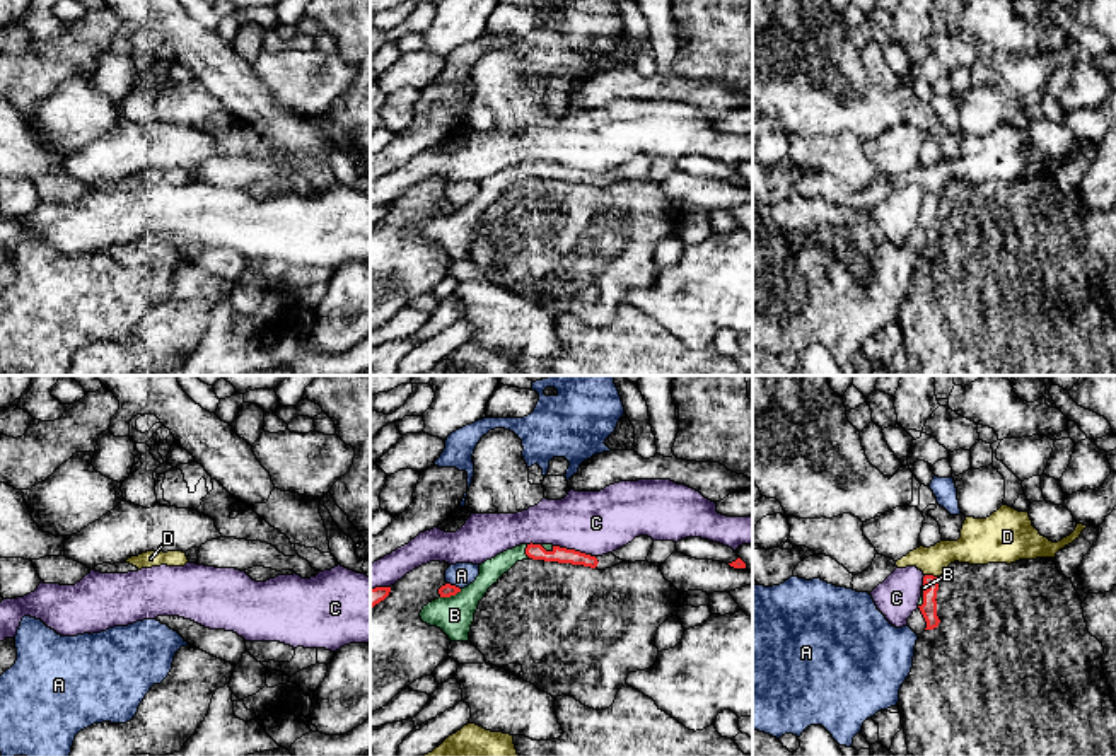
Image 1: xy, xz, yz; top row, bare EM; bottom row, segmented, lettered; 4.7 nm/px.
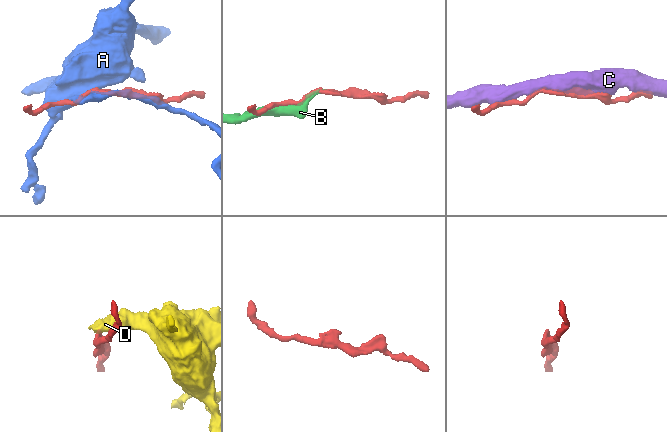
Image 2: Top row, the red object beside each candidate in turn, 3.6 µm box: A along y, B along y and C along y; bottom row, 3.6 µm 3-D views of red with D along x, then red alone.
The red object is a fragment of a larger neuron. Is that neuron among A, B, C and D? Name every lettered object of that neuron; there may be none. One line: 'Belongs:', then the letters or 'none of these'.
Belongs: B

